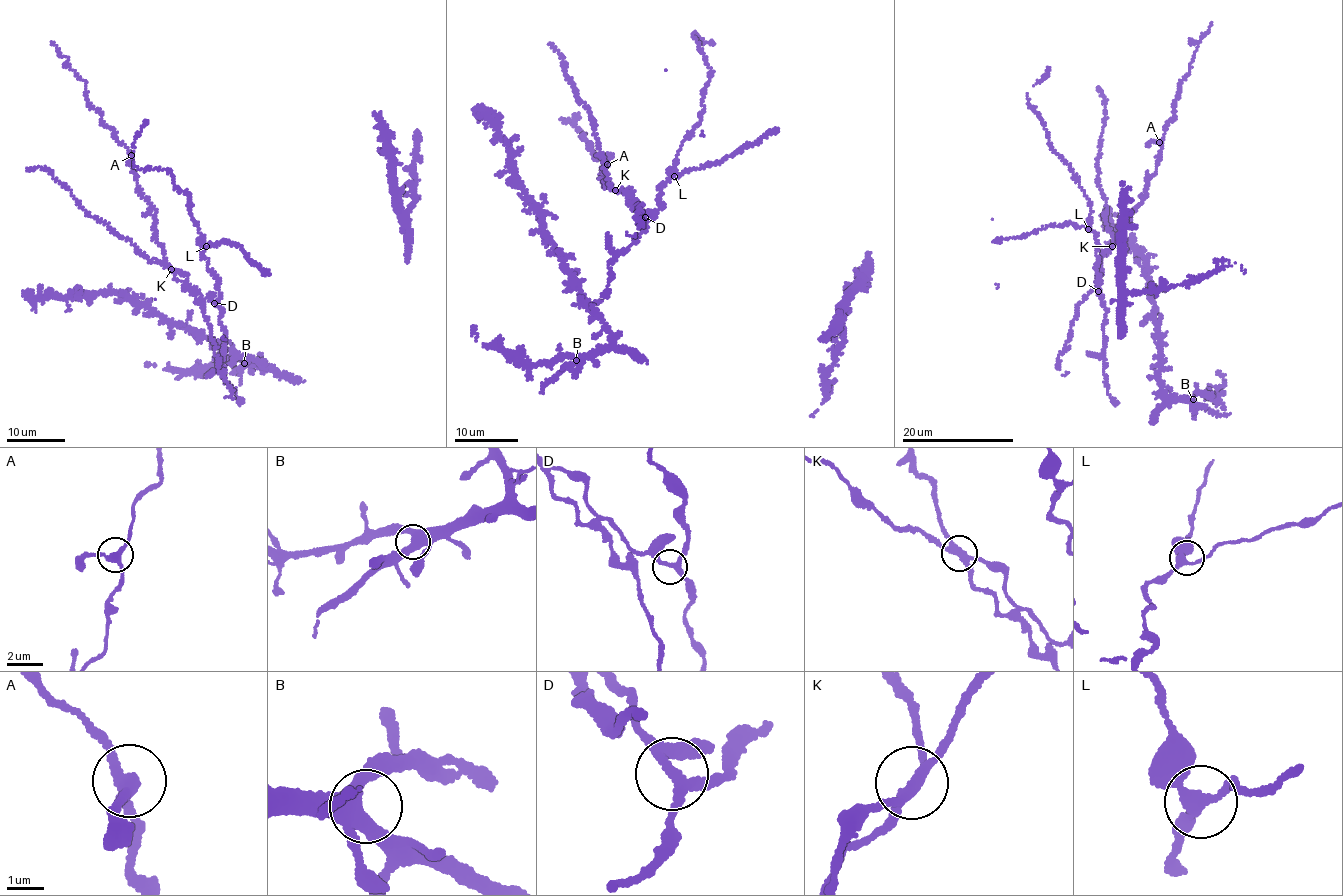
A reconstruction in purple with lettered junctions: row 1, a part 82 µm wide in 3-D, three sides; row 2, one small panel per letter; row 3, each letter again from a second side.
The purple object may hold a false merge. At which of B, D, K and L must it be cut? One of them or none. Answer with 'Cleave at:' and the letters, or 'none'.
Cleave at: K

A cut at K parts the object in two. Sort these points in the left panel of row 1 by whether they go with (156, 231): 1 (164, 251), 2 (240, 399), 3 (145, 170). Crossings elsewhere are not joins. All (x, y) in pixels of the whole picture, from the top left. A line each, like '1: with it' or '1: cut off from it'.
1: with it
2: cut off from it
3: cut off from it

